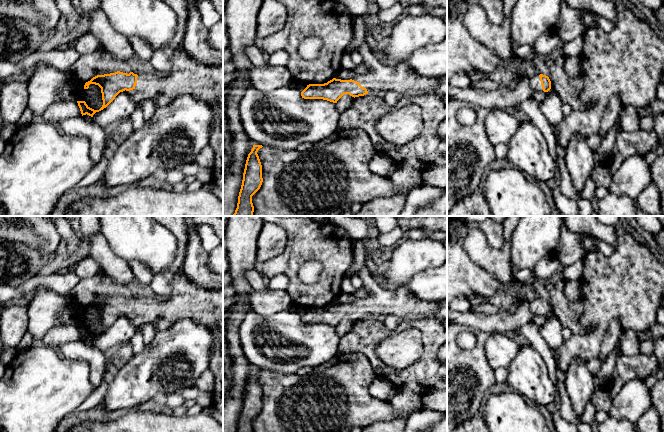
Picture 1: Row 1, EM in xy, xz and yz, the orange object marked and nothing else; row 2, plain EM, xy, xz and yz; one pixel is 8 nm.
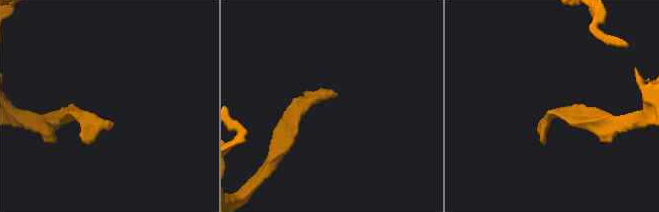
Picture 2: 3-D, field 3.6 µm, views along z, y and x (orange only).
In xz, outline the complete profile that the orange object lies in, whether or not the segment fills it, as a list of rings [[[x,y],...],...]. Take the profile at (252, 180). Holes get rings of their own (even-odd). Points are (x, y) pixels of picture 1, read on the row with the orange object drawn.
[[[253,145],[251,152],[248,154],[237,208],[233,216],[253,216],[252,196],[260,189],[263,182],[262,165],[257,154],[262,147],[262,145]]]

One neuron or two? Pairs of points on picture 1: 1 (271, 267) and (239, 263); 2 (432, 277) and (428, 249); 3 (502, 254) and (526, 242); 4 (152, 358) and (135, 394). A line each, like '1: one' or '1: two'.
1: two
2: two
3: two
4: one

